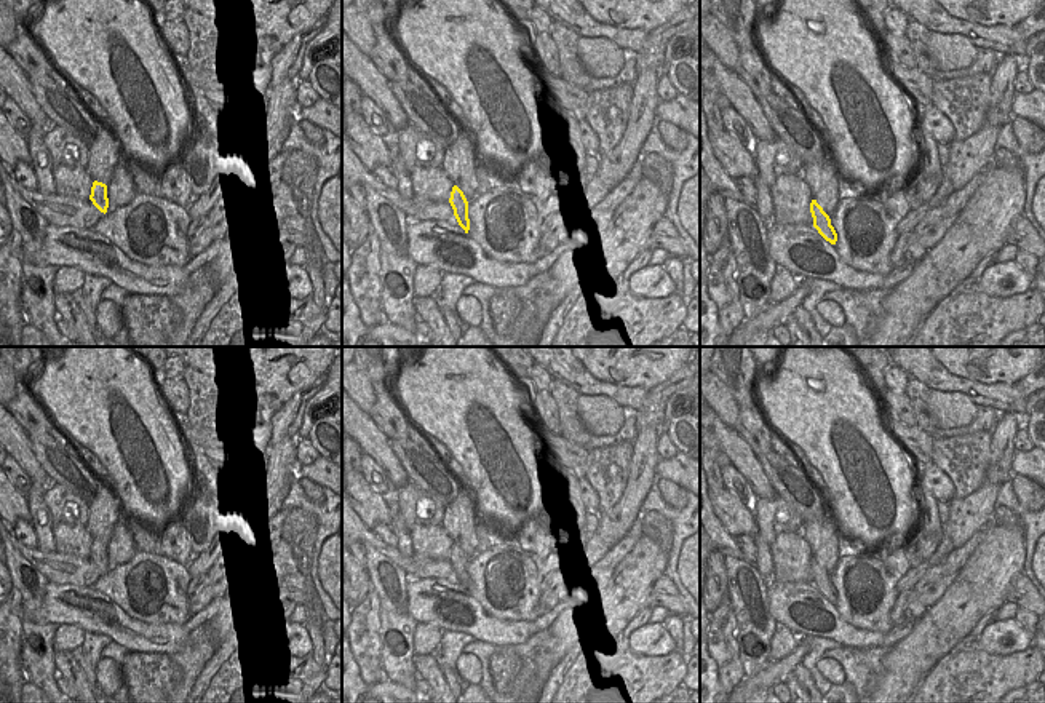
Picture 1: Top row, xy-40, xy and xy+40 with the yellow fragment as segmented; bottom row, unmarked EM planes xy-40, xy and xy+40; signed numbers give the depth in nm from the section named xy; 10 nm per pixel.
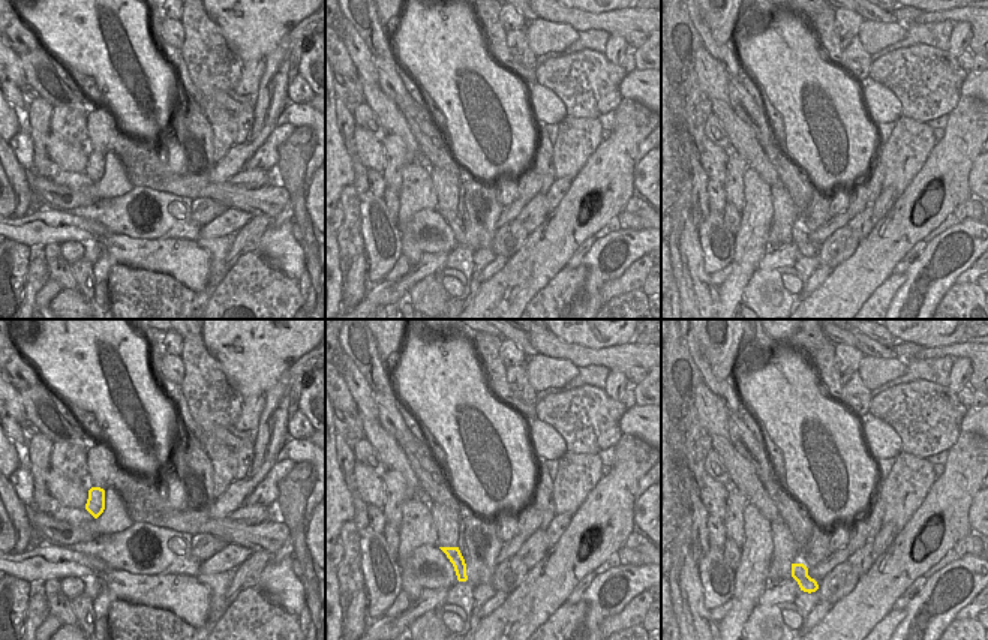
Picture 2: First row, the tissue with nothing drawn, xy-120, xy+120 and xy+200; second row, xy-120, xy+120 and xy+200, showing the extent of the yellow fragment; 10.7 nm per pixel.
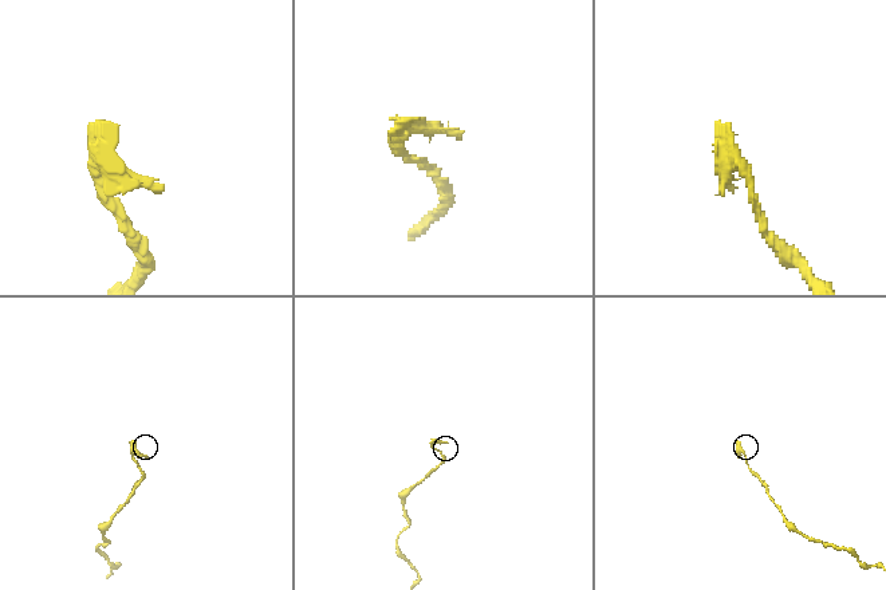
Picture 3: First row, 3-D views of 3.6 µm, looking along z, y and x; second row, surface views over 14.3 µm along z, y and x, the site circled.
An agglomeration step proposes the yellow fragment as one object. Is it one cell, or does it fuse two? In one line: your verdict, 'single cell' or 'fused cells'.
fused cells

